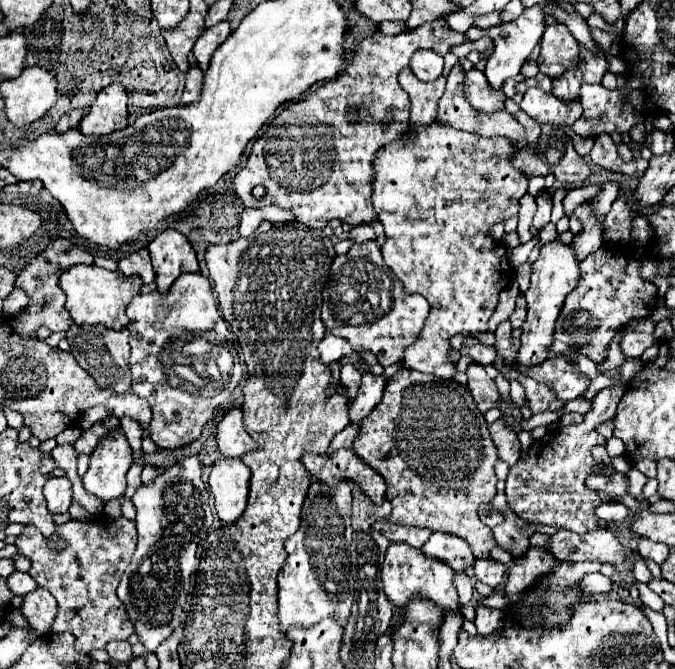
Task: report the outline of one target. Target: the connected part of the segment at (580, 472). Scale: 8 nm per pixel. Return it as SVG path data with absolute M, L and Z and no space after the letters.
M624 387L602 389L594 397L594 407L586 413L584 423L570 425L570 427L556 427L546 433L544 439L532 441L530 451L510 467L506 479L506 497L510 509L524 521L552 525L556 529L568 529L574 533L588 533L600 529L600 519L596 517L594 509L602 505L596 491L588 491L584 487L586 477L592 473L594 457L592 447L606 443L602 435L598 435L596 425L612 419L616 415L616 405L624 395Z

